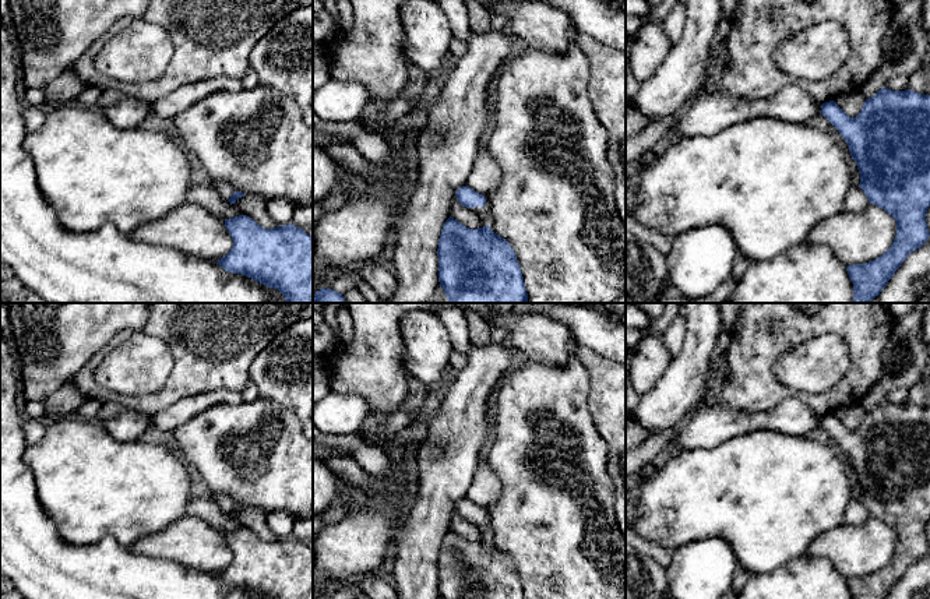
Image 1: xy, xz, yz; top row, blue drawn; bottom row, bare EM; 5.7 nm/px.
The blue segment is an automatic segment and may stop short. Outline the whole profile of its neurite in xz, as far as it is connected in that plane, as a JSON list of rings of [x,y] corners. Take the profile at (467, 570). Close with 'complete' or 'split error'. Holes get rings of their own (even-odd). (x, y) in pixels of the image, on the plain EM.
[[[450,529],[437,570],[440,599],[525,599],[514,561],[489,538],[469,542]]]; complete

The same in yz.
[[[884,399],[864,413],[856,430],[849,430],[834,413],[821,417],[821,427],[845,451],[860,486],[859,500],[870,517],[896,533],[895,552],[883,568],[846,579],[853,599],[885,599],[906,570],[930,549],[926,535],[930,519],[930,408]]]; complete

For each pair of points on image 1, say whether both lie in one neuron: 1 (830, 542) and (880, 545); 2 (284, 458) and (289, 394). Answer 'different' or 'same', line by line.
1: same
2: different

